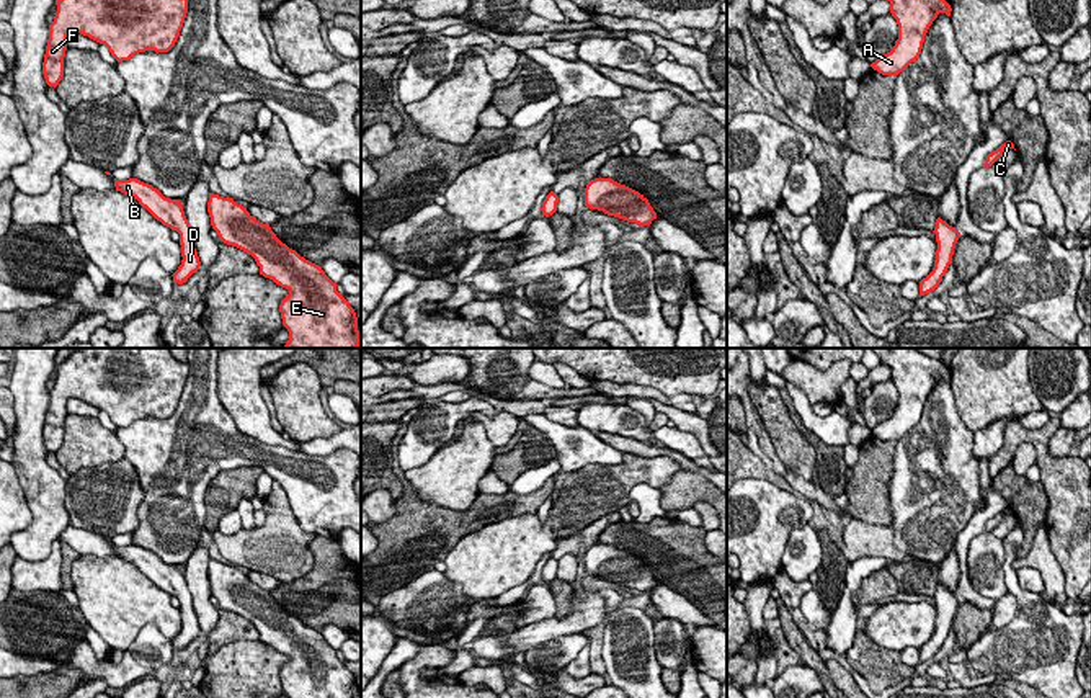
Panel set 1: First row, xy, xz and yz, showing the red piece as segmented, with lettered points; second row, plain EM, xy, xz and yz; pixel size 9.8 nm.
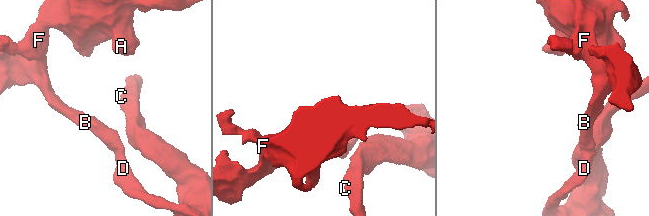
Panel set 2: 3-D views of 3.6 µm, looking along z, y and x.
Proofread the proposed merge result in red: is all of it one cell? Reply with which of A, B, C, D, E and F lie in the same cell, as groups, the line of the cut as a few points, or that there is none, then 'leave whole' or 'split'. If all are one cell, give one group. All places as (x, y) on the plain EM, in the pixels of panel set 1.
groups A B C D E F; cut none; leave whole

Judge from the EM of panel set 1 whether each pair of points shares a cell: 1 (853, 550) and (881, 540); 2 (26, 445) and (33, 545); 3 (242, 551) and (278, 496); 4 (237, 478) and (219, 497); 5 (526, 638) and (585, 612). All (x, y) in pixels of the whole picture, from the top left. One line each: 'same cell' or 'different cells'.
1: same cell
2: same cell
3: same cell
4: same cell
5: same cell

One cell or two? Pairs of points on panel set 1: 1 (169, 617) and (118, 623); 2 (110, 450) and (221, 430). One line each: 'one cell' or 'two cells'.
1: one cell
2: two cells

